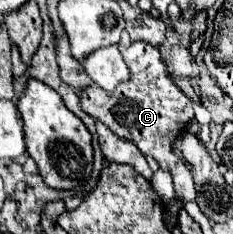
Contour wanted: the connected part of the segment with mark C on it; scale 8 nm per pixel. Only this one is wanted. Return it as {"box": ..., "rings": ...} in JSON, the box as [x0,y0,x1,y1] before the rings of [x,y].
{"box":[80,42,196,202],"rings":[[[132,42],[128,48],[120,44],[118,48],[124,56],[126,66],[130,68],[130,80],[118,84],[114,92],[106,92],[98,84],[88,86],[88,90],[80,92],[80,106],[88,116],[102,120],[118,136],[132,140],[140,148],[140,152],[144,156],[152,156],[160,164],[160,168],[170,168],[178,200],[182,202],[194,200],[196,190],[192,174],[172,152],[172,140],[194,118],[192,100],[184,92],[180,92],[178,86],[168,76],[166,64],[162,62],[160,50],[156,46],[150,46],[146,42]]]}

